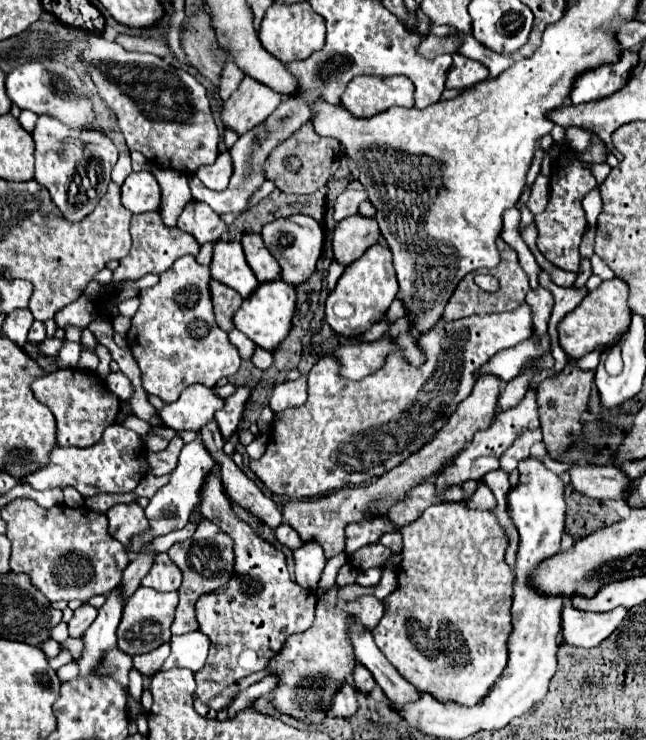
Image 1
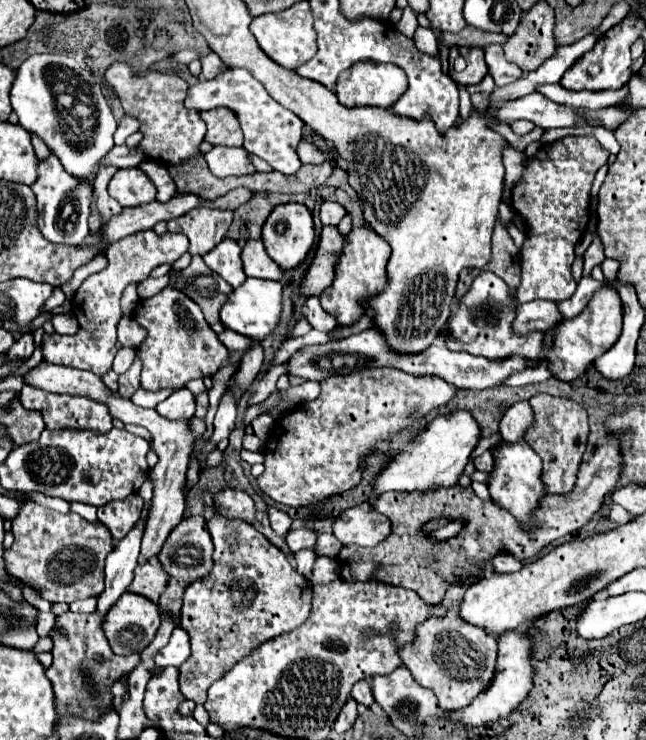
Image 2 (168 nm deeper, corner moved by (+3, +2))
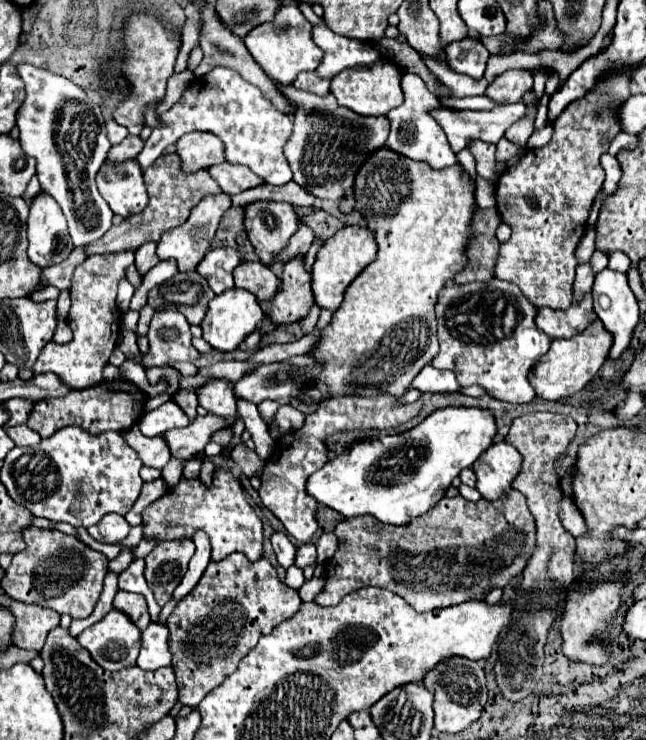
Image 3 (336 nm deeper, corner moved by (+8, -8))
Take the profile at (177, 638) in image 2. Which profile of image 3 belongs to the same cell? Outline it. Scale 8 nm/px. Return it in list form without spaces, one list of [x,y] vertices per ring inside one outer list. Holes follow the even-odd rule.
[[[152,622],[146,630],[142,630],[142,648],[136,664],[142,670],[158,670],[162,666],[170,666],[170,662],[170,634],[166,626]]]

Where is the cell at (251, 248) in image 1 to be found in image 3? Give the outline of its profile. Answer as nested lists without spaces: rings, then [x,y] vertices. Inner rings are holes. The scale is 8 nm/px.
[[[240,262],[234,270],[234,282],[238,288],[246,288],[258,296],[260,302],[274,298],[278,292],[278,278],[262,262]]]

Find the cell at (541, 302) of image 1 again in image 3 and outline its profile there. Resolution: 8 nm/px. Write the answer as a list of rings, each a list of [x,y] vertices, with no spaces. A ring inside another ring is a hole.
[[[612,74],[598,82],[594,90],[590,90],[584,98],[572,102],[556,120],[554,120],[554,136],[542,146],[528,150],[516,168],[504,170],[496,186],[496,208],[502,220],[512,228],[512,236],[508,242],[500,246],[500,258],[496,266],[496,278],[508,280],[520,288],[520,292],[536,306],[548,308],[568,308],[572,302],[572,282],[576,258],[574,250],[584,236],[586,220],[590,216],[592,202],[596,192],[604,182],[604,170],[598,162],[600,154],[608,152],[608,144],[612,136],[620,132],[616,124],[618,106],[624,102],[624,78],[614,78]]]

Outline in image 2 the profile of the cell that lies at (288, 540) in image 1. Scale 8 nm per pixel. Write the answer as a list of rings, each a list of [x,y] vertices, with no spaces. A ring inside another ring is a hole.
[[[299,528],[299,530],[291,530],[285,540],[287,540],[291,552],[299,552],[299,550],[303,550],[303,548],[315,548],[317,534],[311,532],[311,530]]]

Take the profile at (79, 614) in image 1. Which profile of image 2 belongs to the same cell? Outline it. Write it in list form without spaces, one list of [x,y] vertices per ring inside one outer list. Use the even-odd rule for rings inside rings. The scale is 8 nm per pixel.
[[[67,612],[57,616],[55,628],[49,632],[49,638],[53,640],[53,664],[47,668],[47,678],[53,684],[55,692],[55,704],[57,704],[57,714],[73,714],[73,716],[87,716],[87,720],[95,720],[99,712],[113,708],[113,694],[111,686],[121,680],[125,674],[139,664],[139,654],[123,656],[117,658],[109,644],[107,638],[101,630],[103,618],[93,612],[93,614],[75,614]]]

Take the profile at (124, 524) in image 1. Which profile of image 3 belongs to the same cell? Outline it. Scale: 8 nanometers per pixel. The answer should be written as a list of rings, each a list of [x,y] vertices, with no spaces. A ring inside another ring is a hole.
[[[106,514],[98,524],[88,528],[88,534],[104,544],[120,544],[128,532],[130,532],[130,524],[126,522],[124,516],[120,514]]]

